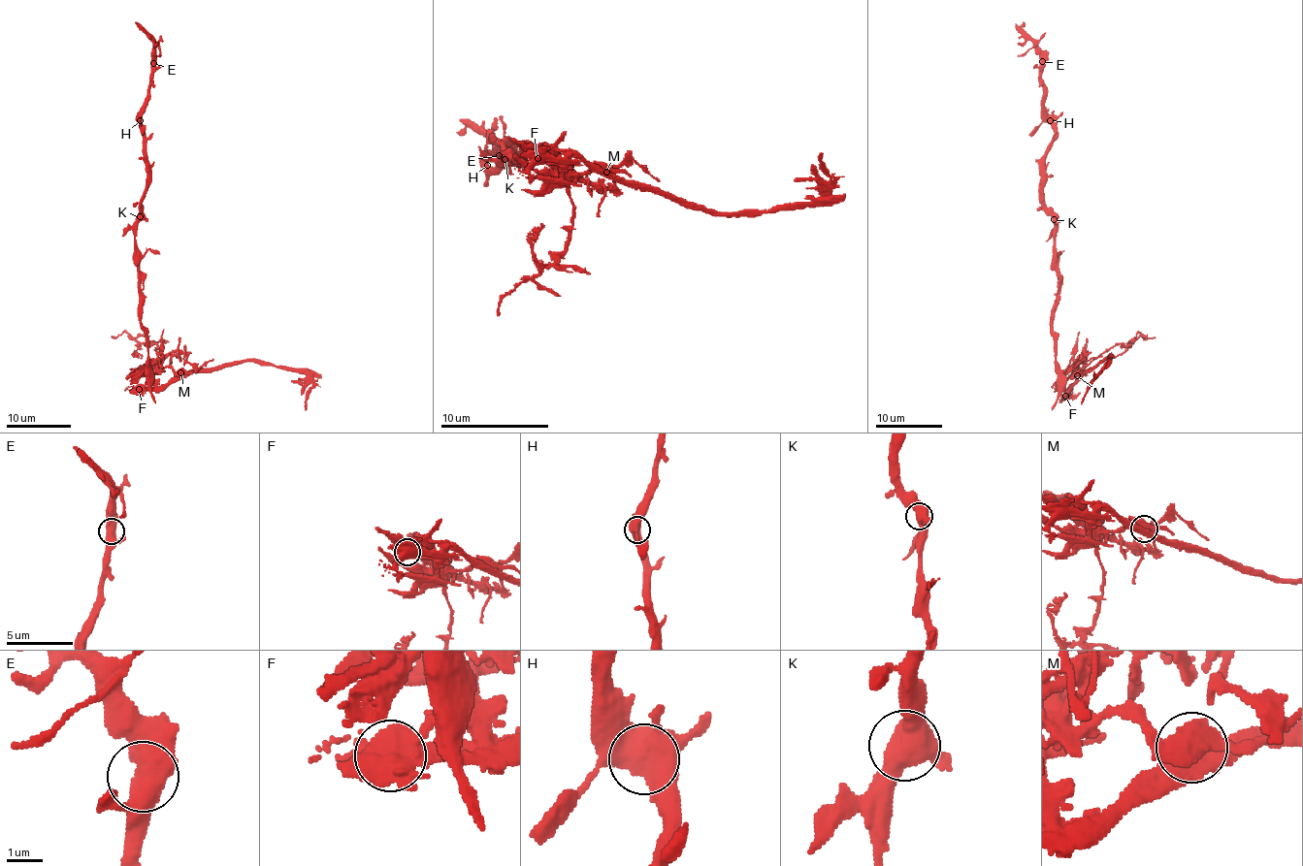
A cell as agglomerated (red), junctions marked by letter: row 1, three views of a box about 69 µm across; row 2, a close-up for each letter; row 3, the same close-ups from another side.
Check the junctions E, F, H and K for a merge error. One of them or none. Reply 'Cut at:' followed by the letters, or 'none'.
Cut at: F

